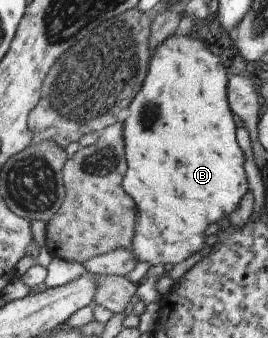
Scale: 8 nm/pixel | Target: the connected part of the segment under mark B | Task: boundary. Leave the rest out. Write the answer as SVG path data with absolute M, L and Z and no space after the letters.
M178 30L177 33L167 37L165 41L157 45L157 48L152 52L148 64L147 78L145 84L141 88L141 92L135 96L135 100L131 102L131 106L127 107L122 117L122 127L124 136L124 151L128 164L127 174L124 176L122 185L123 190L134 200L136 204L136 225L134 230L134 239L132 240L132 251L136 254L138 262L150 262L153 266L157 264L172 263L173 266L189 256L201 250L202 244L205 242L205 232L211 224L219 223L219 220L225 219L227 214L231 214L238 204L239 200L248 192L247 176L243 167L244 157L235 132L237 132L237 124L233 120L232 110L228 103L228 75L225 65L221 61L219 55L215 55L209 45L205 43L197 32L185 33Z

